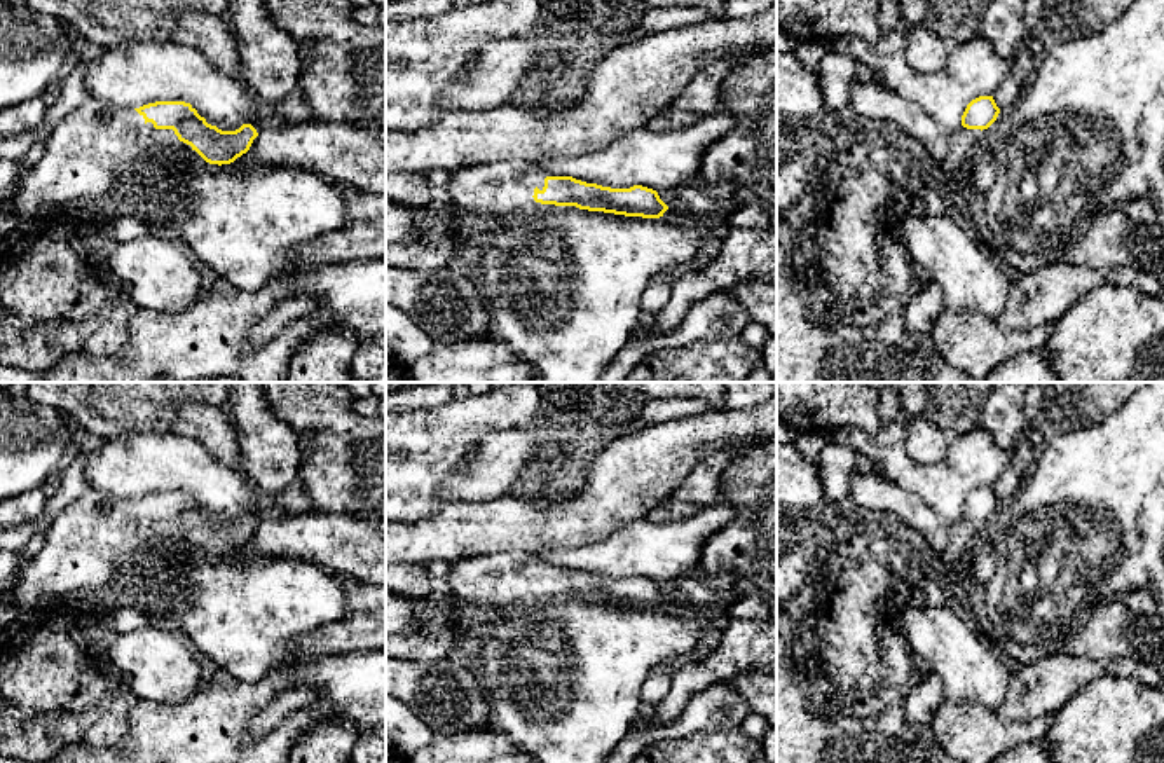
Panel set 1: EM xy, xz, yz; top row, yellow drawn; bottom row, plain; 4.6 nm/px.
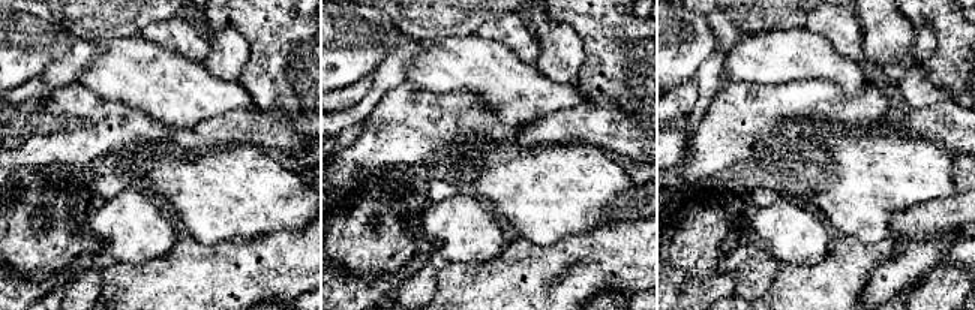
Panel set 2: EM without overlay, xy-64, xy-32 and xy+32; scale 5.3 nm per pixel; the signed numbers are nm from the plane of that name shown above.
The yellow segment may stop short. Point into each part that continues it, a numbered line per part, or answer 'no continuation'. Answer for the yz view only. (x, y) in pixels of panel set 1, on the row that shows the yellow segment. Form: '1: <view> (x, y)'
1: yz (962, 140)

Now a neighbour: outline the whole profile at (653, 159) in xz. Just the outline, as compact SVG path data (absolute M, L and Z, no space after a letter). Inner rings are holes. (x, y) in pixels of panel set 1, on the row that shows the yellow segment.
M717 110L689 127L660 133L637 127L616 136L590 154L546 155L532 162L555 176L572 176L611 189L642 185L653 190L677 189L700 173L703 154L735 126L735 119Z

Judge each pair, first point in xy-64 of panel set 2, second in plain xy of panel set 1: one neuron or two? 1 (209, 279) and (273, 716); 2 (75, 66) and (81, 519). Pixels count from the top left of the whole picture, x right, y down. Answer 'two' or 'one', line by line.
1: two
2: two

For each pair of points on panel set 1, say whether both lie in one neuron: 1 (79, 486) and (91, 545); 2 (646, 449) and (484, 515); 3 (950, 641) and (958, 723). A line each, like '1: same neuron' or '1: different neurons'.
1: different neurons
2: same neuron
3: different neurons

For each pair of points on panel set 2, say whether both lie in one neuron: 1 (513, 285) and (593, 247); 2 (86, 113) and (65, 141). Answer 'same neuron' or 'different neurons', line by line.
1: same neuron
2: same neuron

